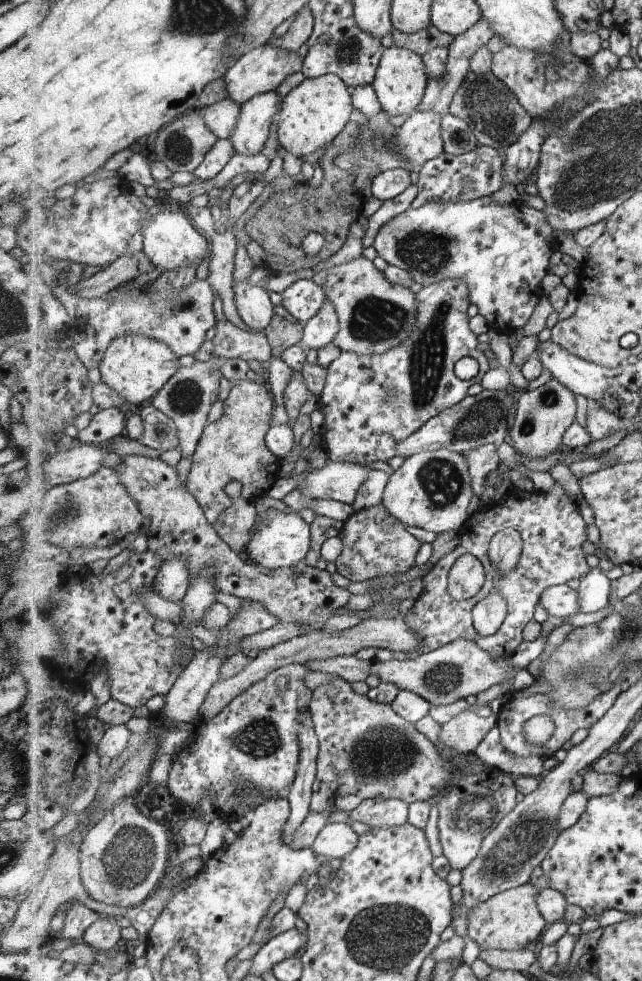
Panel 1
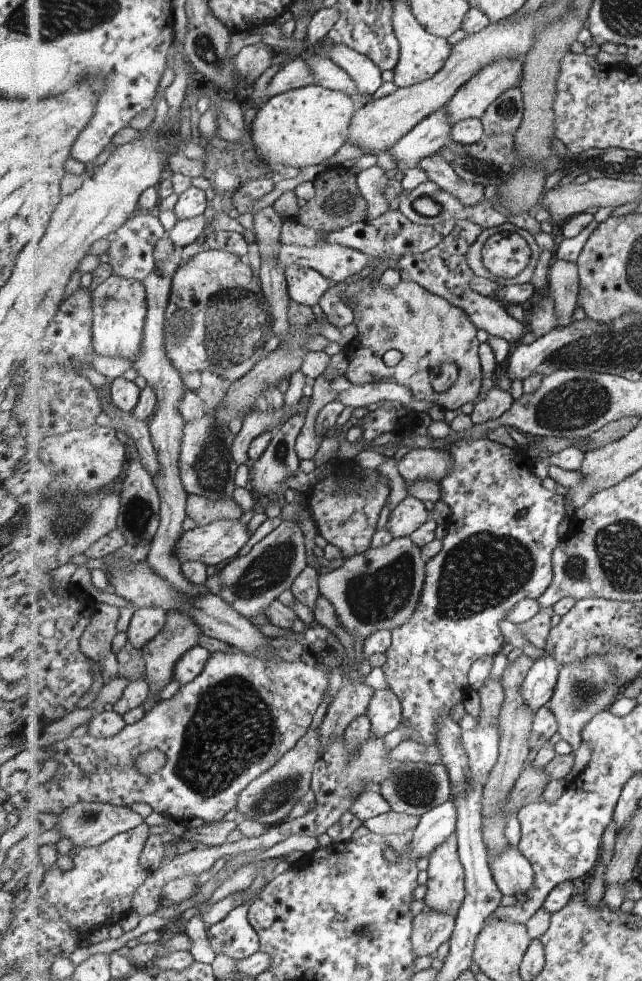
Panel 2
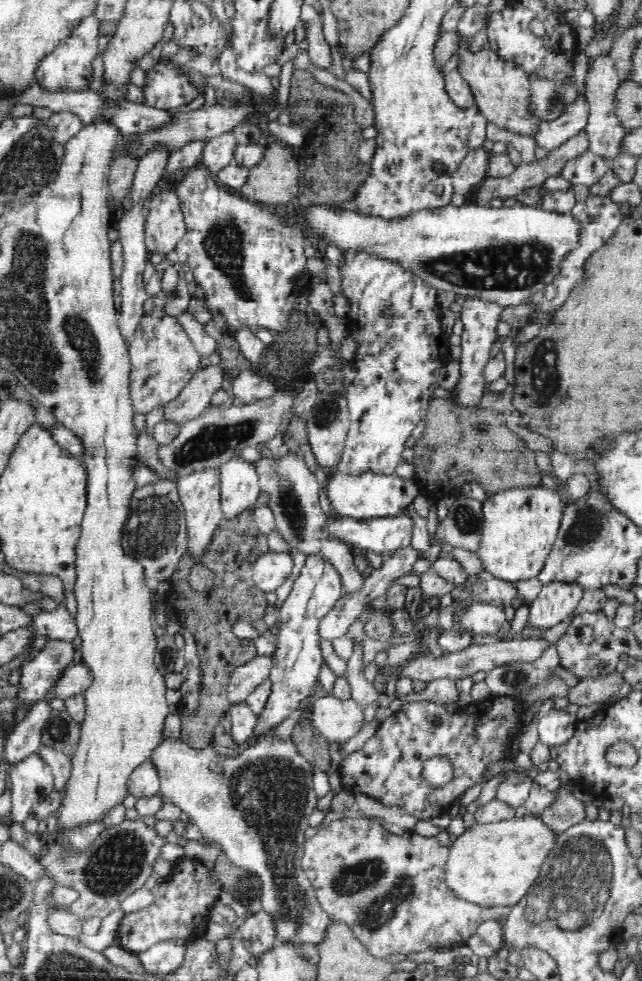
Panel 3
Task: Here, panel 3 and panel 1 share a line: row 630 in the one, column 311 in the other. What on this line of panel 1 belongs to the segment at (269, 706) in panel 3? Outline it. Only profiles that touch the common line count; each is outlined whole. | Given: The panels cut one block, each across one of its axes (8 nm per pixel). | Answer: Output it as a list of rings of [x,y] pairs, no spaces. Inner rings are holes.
[[[313,278],[299,279],[289,285],[278,300],[299,323],[307,324],[324,309],[328,296],[324,288],[317,284]]]

